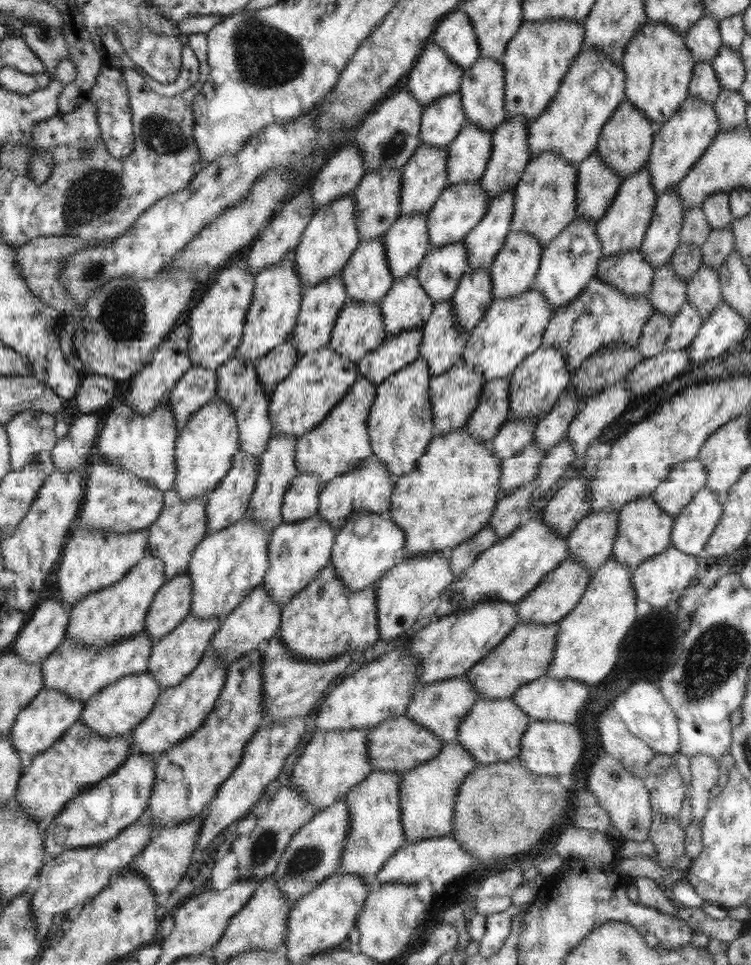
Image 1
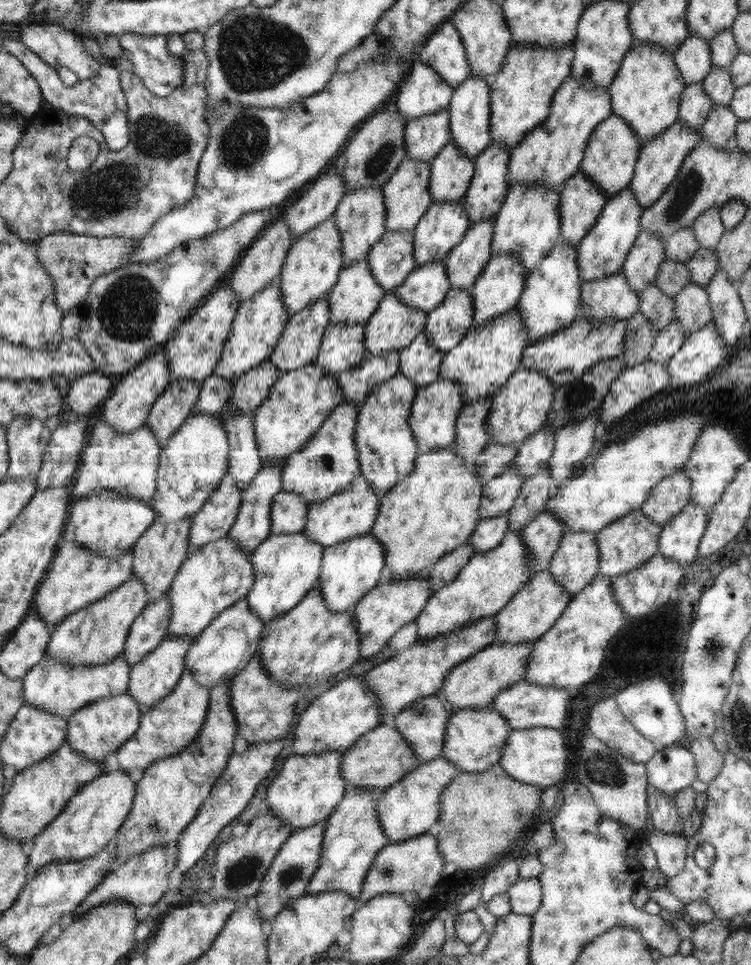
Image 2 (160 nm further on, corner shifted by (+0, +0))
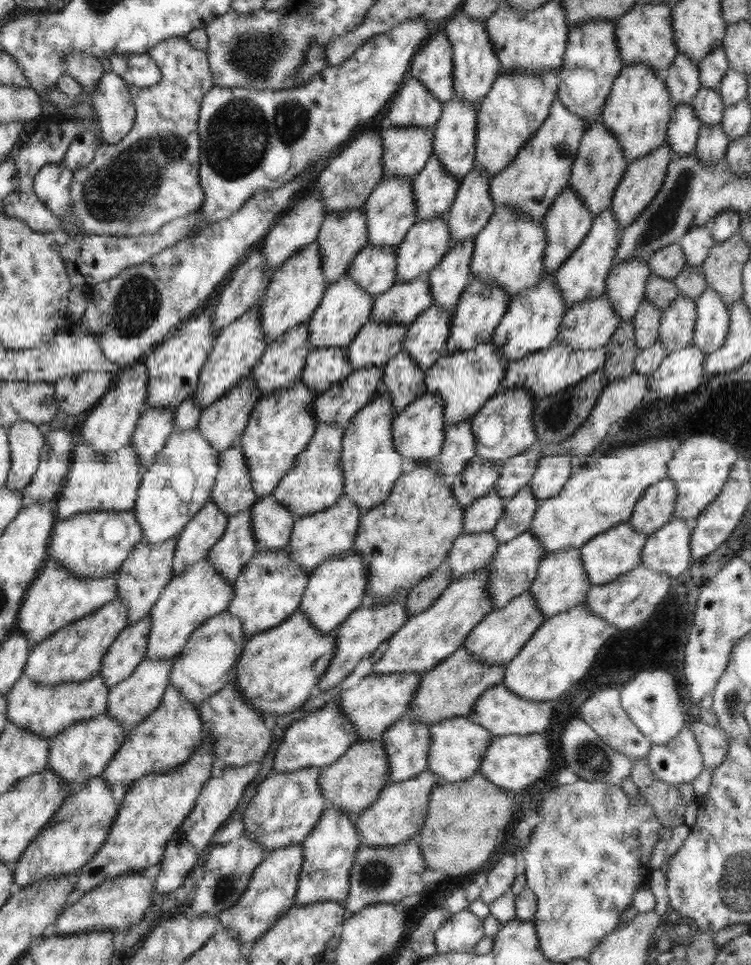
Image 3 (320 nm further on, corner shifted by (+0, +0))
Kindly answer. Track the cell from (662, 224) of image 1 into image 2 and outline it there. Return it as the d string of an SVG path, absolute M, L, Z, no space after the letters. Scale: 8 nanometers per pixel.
M647 230L640 231L630 247L622 265L627 283L637 292L642 292L655 281L665 260L664 238Z

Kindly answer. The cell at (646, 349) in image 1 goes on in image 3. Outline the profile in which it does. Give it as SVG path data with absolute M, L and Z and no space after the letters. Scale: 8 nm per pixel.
M632 320L621 322L618 325L618 328L612 333L606 349L608 349L608 358L602 367L606 379L609 381L620 379L632 372L640 352L634 340Z

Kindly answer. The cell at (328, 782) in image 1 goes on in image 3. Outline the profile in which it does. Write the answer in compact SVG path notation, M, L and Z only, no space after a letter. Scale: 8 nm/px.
M300 768L295 772L272 770L263 783L259 784L256 795L244 810L242 822L246 827L245 834L256 843L262 842L266 853L302 843L316 826L322 811L328 805L318 784L321 770L322 768Z

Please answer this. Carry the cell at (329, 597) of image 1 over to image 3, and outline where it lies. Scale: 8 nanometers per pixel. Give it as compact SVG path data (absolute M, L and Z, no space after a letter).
M298 610L280 625L248 638L237 658L235 685L239 688L241 696L249 702L249 705L259 710L261 714L277 716L294 713L297 709L301 710L309 698L310 690L316 688L319 678L324 674L328 668L328 663L332 660L336 647L334 634L318 631L305 617L305 614Z

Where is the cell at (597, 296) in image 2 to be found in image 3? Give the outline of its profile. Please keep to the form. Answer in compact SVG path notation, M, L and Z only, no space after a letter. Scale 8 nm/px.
M603 293L598 298L591 298L568 308L564 313L557 340L574 350L588 351L606 347L620 323L621 316L613 309L609 296Z

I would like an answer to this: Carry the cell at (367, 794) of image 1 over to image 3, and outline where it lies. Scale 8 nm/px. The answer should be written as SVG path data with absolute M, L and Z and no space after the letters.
M328 801L316 826L312 828L304 842L304 864L298 874L298 892L294 905L312 905L314 902L344 902L348 898L349 876L356 862L356 852L362 848L362 839L356 832L354 820L349 820L347 812L338 810Z

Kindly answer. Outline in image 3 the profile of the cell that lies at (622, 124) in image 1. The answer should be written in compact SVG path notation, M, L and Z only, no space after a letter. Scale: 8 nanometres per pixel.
M595 121L588 126L578 147L578 158L572 164L568 185L577 192L584 206L591 212L592 218L596 218L612 204L615 188L628 165L620 143L603 122Z

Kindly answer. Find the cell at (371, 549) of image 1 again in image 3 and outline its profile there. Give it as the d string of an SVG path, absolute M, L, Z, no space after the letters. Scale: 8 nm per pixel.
M351 551L341 554L339 558L325 560L310 572L299 610L318 631L326 634L332 633L343 620L348 618L351 612L361 606L362 598L366 595L367 578L365 574L365 564L359 552Z

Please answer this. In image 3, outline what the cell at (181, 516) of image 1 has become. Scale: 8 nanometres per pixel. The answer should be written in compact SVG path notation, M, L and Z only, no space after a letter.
M177 536L152 544L144 538L135 544L129 557L117 570L117 598L128 605L127 626L134 625L134 622L142 620L149 614L152 606L160 598L160 593L173 577L172 559L175 555L176 541Z

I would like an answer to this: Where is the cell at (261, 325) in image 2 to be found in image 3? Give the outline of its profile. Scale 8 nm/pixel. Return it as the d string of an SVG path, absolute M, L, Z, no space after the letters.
M259 310L252 313L244 313L232 324L225 326L216 336L212 350L208 354L208 360L200 372L200 382L196 388L194 397L200 409L216 402L224 397L234 386L251 375L252 370L260 362L268 346L261 328Z

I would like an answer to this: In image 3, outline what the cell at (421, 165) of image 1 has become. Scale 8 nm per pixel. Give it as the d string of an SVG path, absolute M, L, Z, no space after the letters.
M382 176L364 204L368 242L372 246L400 245L411 226L417 223L417 208L413 197L413 178Z

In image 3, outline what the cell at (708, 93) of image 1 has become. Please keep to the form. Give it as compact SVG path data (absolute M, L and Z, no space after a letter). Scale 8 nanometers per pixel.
M690 103L674 106L665 140L672 147L672 153L682 156L694 154L700 127L702 127L700 119Z

